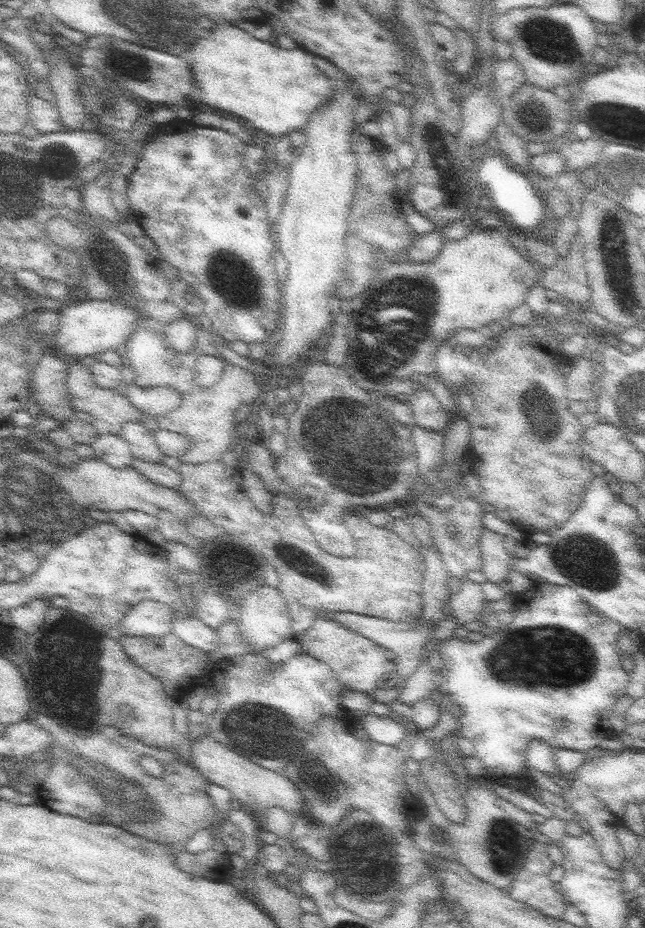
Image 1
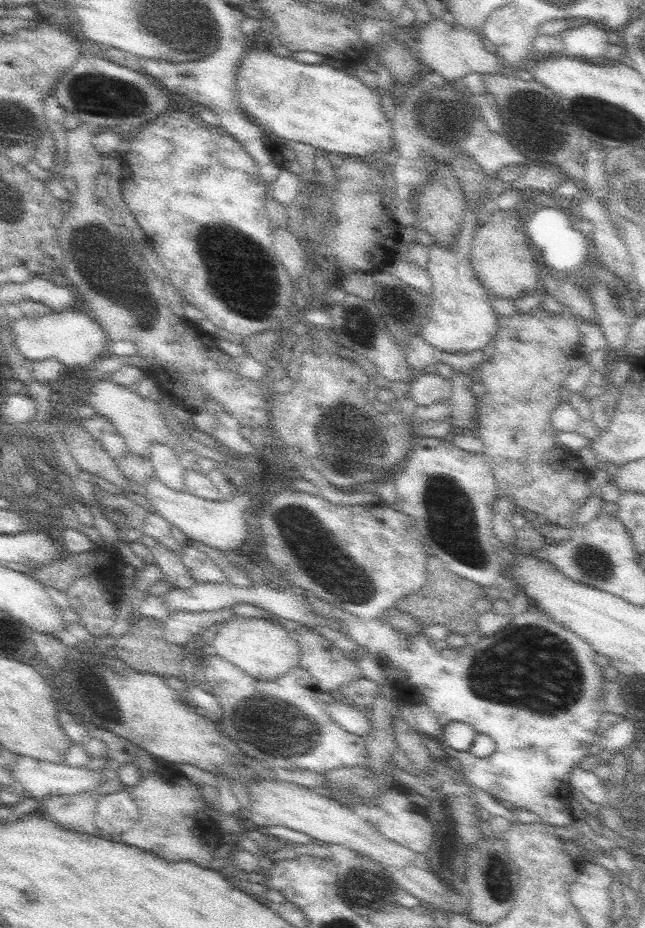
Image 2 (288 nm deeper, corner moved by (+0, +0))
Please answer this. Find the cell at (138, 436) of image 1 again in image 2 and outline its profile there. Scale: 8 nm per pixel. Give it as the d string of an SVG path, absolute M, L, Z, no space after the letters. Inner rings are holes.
M151 444L149 460L157 480L161 480L167 488L175 492L185 490L185 470L181 468L179 454L175 454L173 448L165 444Z

